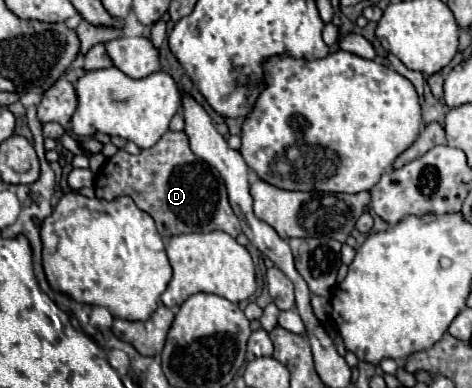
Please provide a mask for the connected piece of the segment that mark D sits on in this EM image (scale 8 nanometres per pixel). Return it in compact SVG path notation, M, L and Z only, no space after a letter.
M166 131L154 147L142 149L140 155L130 155L120 149L98 171L94 189L96 197L106 201L130 195L134 203L156 221L162 237L208 231L224 231L238 237L242 233L240 221L228 203L220 173L190 151L188 135L184 131Z

